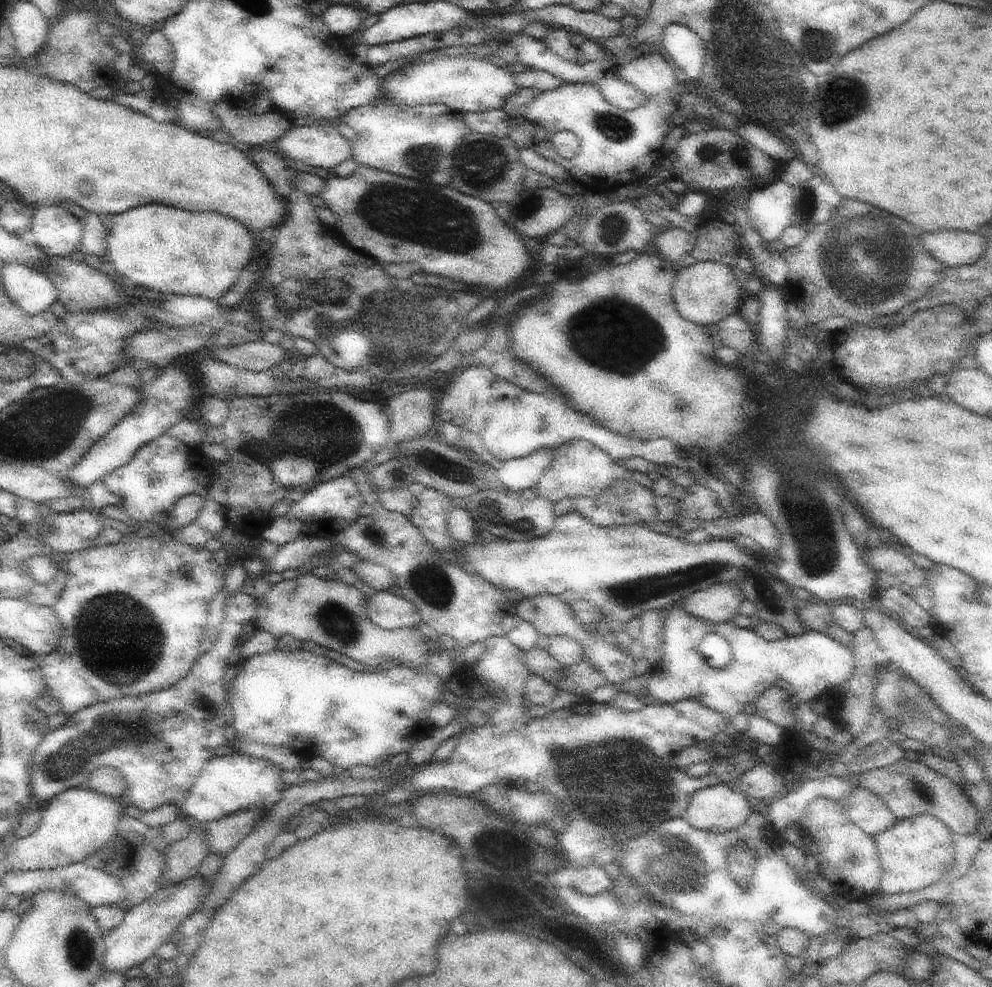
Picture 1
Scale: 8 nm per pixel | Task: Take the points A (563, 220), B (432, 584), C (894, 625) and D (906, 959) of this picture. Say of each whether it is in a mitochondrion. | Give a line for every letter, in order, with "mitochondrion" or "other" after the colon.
A: other
B: mitochondrion
C: other
D: other

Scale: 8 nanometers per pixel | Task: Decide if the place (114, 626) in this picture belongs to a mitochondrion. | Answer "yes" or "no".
yes

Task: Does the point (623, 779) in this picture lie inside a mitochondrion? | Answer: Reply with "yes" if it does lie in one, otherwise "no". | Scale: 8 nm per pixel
yes

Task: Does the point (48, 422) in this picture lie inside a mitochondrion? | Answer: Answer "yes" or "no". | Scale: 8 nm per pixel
yes

